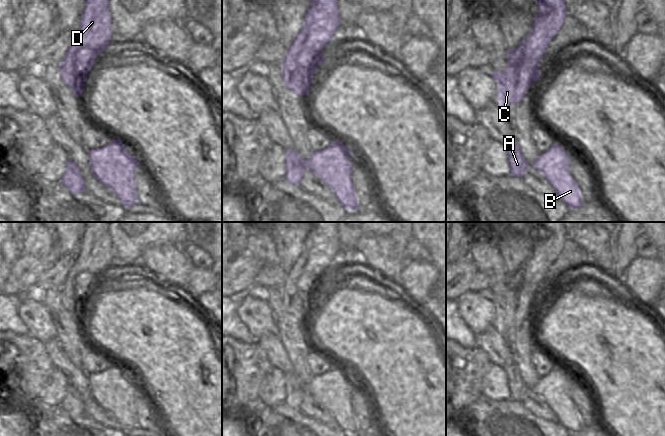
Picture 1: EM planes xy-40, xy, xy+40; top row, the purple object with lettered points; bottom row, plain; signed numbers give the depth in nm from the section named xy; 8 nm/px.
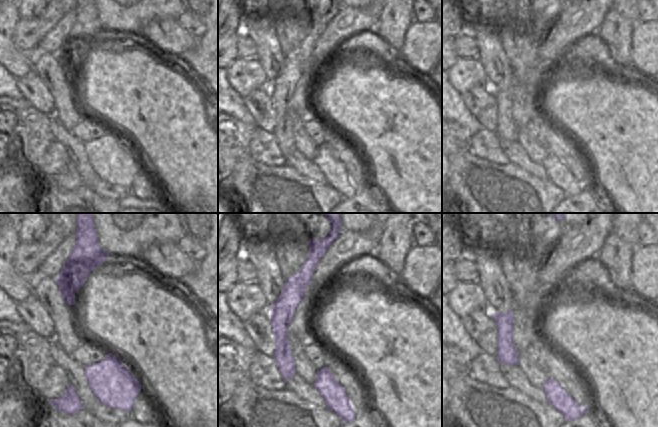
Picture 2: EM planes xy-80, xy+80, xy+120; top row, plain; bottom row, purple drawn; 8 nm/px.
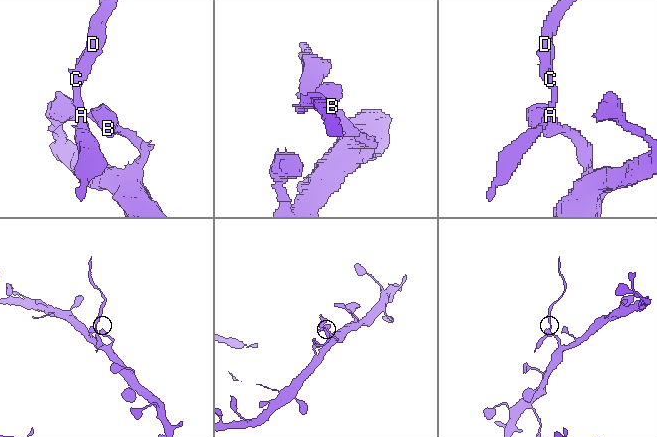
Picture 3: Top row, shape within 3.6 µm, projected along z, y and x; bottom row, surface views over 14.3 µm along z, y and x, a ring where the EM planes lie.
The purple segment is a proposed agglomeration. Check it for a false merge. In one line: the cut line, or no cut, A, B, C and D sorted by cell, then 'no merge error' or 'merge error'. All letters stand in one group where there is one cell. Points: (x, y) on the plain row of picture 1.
cut in xy along (305, 385), (307, 391); A C D / B; merge error

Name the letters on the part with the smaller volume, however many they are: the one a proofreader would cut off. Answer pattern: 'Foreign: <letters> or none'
Foreign: A, C, D

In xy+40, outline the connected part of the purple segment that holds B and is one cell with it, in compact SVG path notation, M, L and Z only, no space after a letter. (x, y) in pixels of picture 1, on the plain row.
M555 367L531 388L555 413L558 422L571 434L583 429L581 415L569 397L569 381Z

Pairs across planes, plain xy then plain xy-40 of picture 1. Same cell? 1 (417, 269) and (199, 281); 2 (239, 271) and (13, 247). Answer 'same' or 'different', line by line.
1: same
2: different

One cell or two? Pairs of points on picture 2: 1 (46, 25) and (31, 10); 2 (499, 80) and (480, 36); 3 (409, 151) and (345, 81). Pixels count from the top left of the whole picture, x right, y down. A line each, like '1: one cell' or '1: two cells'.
1: two cells
2: one cell
3: one cell

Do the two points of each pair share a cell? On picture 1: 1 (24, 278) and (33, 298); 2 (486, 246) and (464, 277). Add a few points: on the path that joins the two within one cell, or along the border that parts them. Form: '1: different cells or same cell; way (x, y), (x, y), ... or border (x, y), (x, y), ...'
1: different cells; border (34, 287), (22, 296)
2: different cells; border (469, 257), (477, 271)

